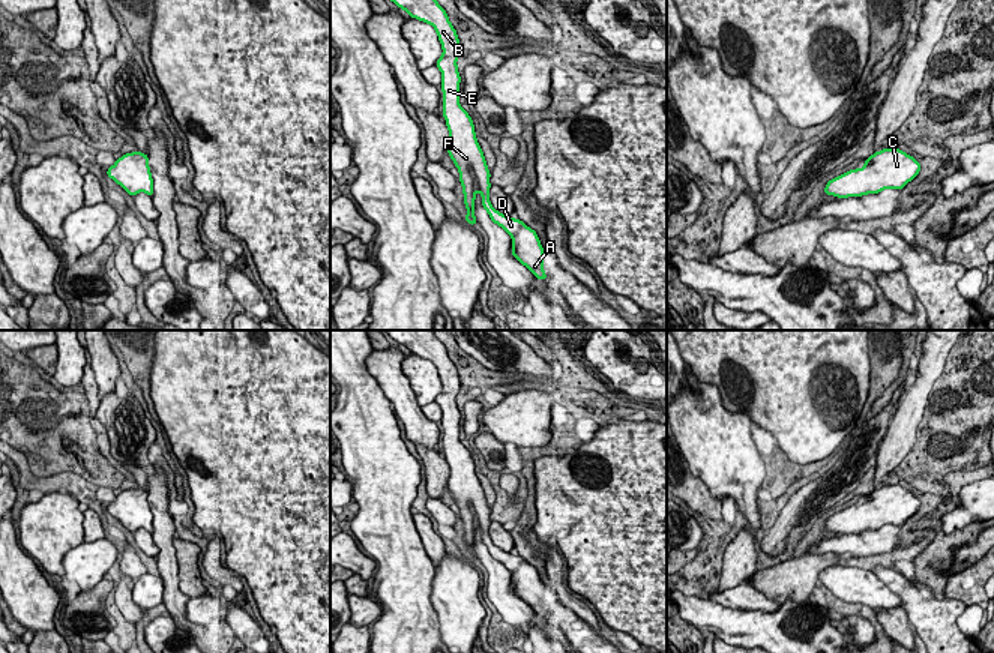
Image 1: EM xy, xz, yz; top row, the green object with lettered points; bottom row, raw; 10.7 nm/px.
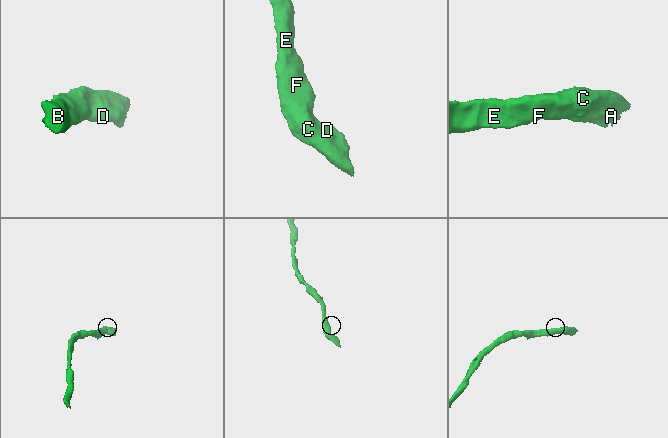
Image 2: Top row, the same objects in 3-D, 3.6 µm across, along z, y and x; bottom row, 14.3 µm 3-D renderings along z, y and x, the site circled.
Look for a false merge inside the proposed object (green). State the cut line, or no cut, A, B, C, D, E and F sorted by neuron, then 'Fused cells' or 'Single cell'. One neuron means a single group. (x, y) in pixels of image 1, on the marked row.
No split. Groups: A B C D E F. Single cell

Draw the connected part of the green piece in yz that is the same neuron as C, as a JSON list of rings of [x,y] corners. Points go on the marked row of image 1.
[[[899,149],[875,152],[860,170],[850,170],[826,183],[824,194],[838,198],[901,189],[920,173],[920,162]]]

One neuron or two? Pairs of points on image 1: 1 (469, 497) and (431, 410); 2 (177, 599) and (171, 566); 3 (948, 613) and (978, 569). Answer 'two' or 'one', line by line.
1: two
2: one
3: two

